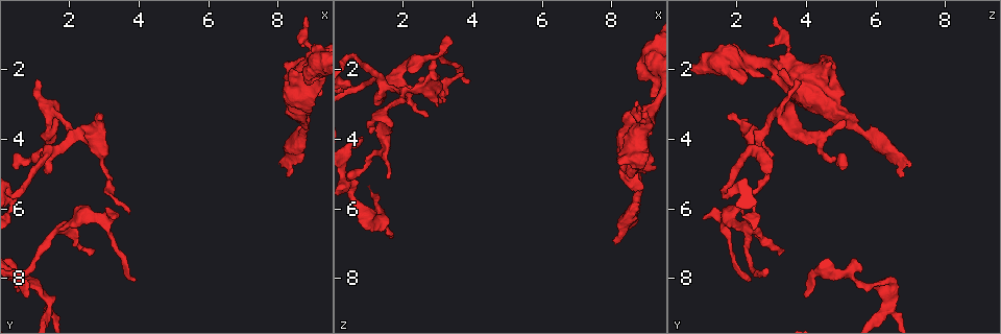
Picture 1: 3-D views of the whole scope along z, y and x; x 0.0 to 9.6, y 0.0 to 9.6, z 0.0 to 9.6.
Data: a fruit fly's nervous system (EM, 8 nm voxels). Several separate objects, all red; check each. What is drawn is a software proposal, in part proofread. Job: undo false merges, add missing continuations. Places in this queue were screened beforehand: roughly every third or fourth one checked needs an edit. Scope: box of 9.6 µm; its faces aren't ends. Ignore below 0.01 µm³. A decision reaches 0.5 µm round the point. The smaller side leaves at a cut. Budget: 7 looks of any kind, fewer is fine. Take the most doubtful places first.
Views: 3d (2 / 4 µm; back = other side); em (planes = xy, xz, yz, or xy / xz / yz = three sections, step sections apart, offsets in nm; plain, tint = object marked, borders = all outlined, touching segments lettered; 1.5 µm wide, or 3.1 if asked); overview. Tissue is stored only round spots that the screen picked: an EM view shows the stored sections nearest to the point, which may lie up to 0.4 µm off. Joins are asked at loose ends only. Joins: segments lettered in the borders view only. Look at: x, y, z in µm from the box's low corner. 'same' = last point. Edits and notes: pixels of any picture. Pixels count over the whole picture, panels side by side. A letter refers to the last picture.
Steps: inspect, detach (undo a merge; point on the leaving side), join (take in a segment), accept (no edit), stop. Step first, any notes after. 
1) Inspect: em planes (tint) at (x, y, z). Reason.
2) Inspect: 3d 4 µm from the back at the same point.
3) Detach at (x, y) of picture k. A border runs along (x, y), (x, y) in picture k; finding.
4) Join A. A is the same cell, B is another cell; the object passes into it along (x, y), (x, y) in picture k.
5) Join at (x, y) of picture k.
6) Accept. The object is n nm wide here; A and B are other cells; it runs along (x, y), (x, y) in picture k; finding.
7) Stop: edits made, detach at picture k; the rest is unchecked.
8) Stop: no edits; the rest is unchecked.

Inspect: em xy step 8 (borders) at (8.10, 4.70, 7.05).

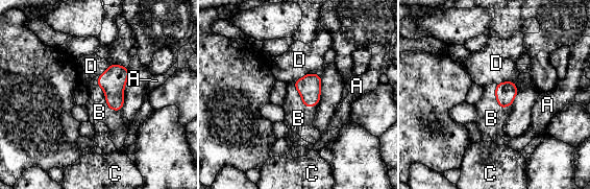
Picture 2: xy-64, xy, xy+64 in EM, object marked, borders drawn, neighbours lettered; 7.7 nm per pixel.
Inspect: em planes (borders) at the same point.

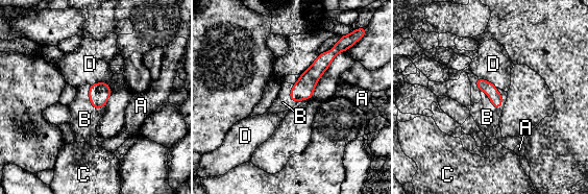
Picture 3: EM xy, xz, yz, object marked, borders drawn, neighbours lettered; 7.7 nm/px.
Join B. B is the same cell, A, C and D are other cells; it goes on there.

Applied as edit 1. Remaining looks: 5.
Inspect: overview.

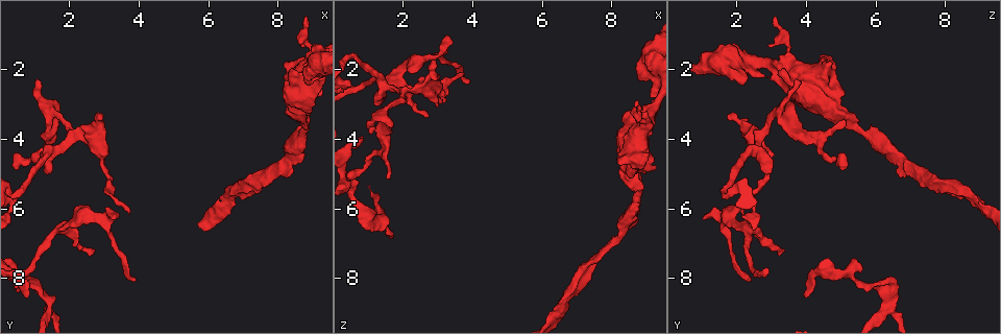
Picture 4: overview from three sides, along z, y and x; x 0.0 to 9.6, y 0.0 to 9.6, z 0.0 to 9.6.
Inspect: 3d 2 µm at (3.90, 8.10, 2.30). Free end.

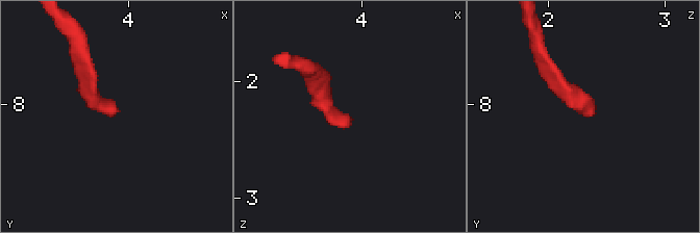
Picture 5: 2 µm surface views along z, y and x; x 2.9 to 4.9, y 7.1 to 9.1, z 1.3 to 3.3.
Inspect: em yz step 8 (tint) at (3.92, 8.04, 2.32).

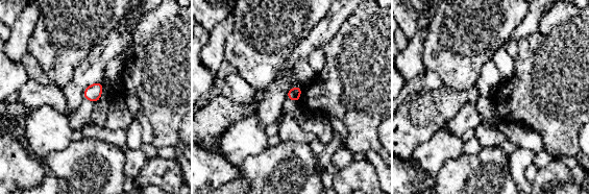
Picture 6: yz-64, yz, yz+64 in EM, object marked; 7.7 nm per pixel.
Inspect: em planes (borders) at the same point.

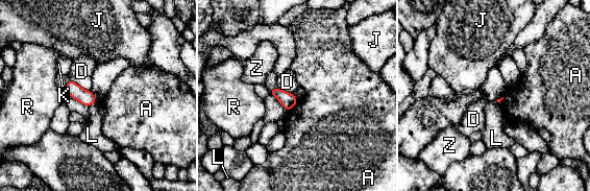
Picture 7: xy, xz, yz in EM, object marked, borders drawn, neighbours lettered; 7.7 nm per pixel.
Accept. A, D, J, K, L, R and Z are other cells; a border runs along (96, 100), (88, 106) in picture 7; no lettered segment goes on from it.

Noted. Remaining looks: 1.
Stop: edits made, join at picture 3; the rest is unchecked.

